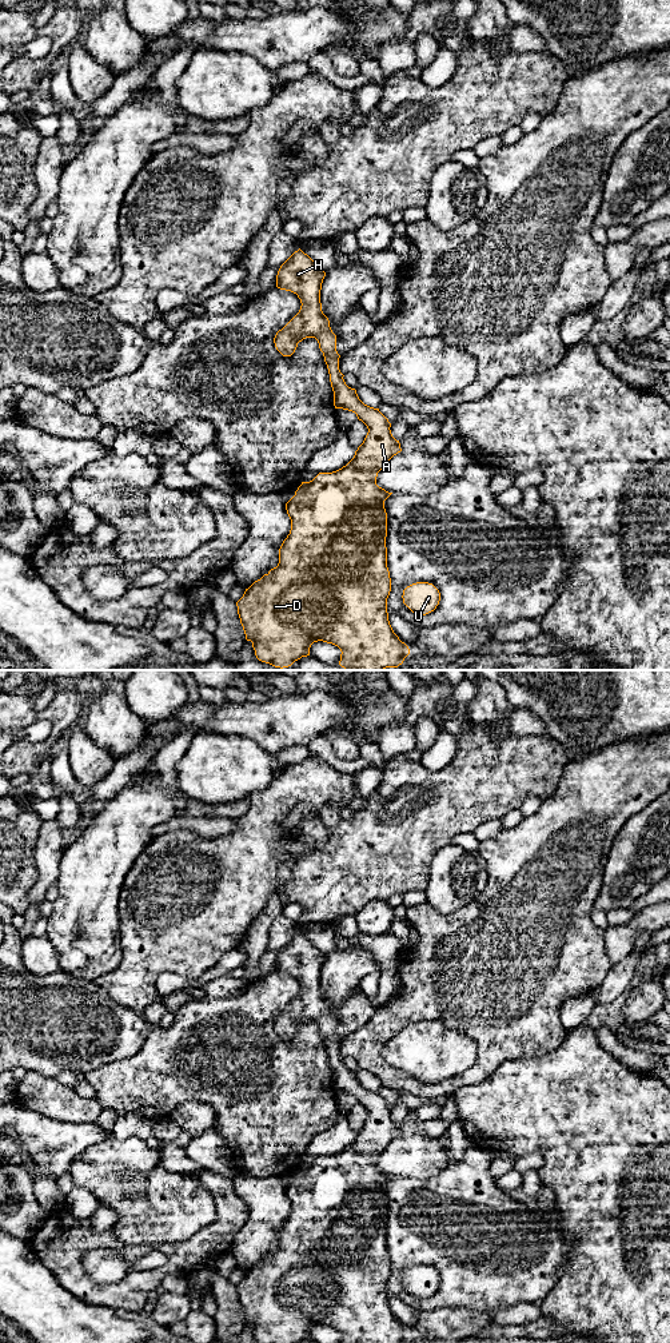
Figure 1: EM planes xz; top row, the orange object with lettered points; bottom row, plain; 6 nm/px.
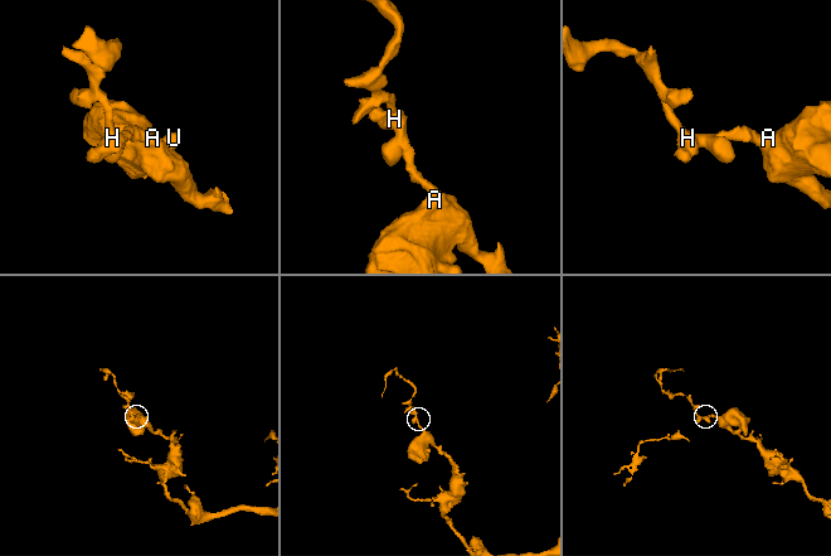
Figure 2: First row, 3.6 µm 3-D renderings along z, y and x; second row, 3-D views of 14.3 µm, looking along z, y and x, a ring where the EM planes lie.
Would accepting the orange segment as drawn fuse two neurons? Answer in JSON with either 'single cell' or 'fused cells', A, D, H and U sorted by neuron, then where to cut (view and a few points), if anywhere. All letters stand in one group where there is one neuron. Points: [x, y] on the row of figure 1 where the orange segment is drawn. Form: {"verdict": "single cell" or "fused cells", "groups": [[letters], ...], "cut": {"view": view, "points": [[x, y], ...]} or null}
{"verdict": "single cell", "groups": [["A", "D", "H", "U"]], "cut": null}

